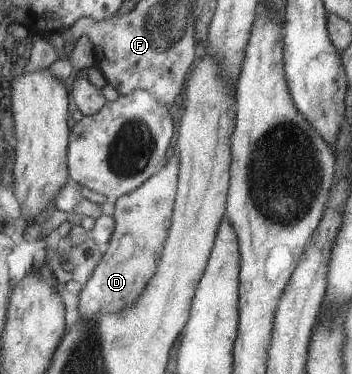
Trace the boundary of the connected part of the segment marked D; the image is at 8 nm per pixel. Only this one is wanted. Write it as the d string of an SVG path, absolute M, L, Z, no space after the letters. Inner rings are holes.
M172 157L160 171L150 175L137 189L119 196L115 201L115 227L108 241L108 248L103 252L98 265L94 267L90 279L82 286L78 293L76 313L84 319L100 317L104 313L118 313L130 307L144 285L154 275L160 259L160 251L164 247L166 235L170 228L170 217L173 211L178 180L178 157Z

